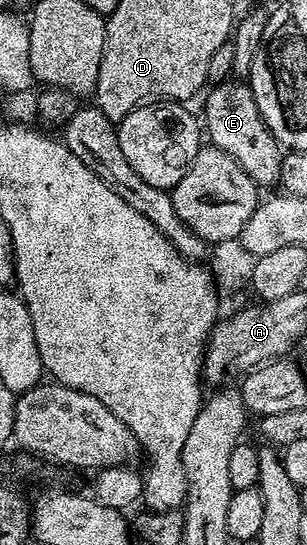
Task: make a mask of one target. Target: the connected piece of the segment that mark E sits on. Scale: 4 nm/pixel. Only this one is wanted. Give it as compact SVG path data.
M225 82L211 89L208 101L204 104L202 124L211 147L222 150L246 170L246 174L261 189L275 185L280 179L282 166L282 145L274 138L274 134L266 126L262 114L258 110L258 102L254 102L251 87L244 82Z

